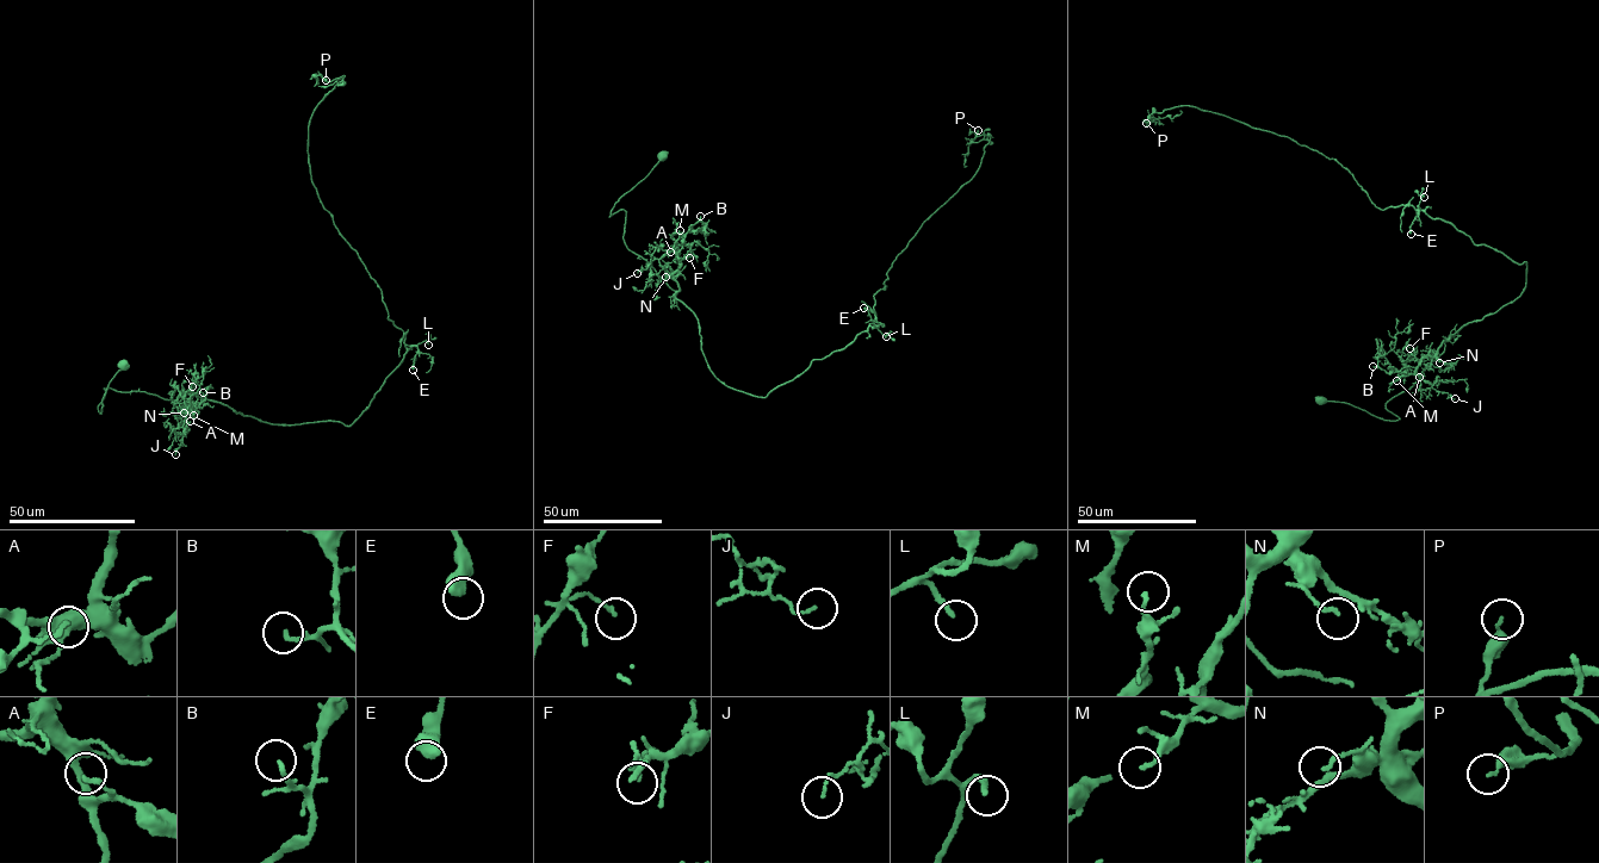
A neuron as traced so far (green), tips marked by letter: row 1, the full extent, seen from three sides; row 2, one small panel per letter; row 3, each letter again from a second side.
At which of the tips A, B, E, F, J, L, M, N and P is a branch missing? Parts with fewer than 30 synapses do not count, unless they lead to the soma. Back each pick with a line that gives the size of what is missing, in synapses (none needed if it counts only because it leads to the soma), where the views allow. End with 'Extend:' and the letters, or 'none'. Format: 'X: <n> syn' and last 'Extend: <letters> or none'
L: 35 syn
Extend: L

